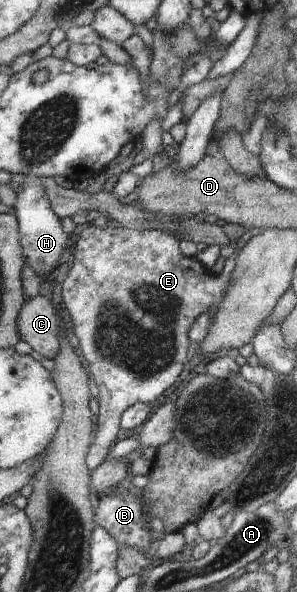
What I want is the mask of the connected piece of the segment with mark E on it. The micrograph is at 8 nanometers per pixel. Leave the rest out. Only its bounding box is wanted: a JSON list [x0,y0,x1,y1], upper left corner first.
[63,224,235,471]

